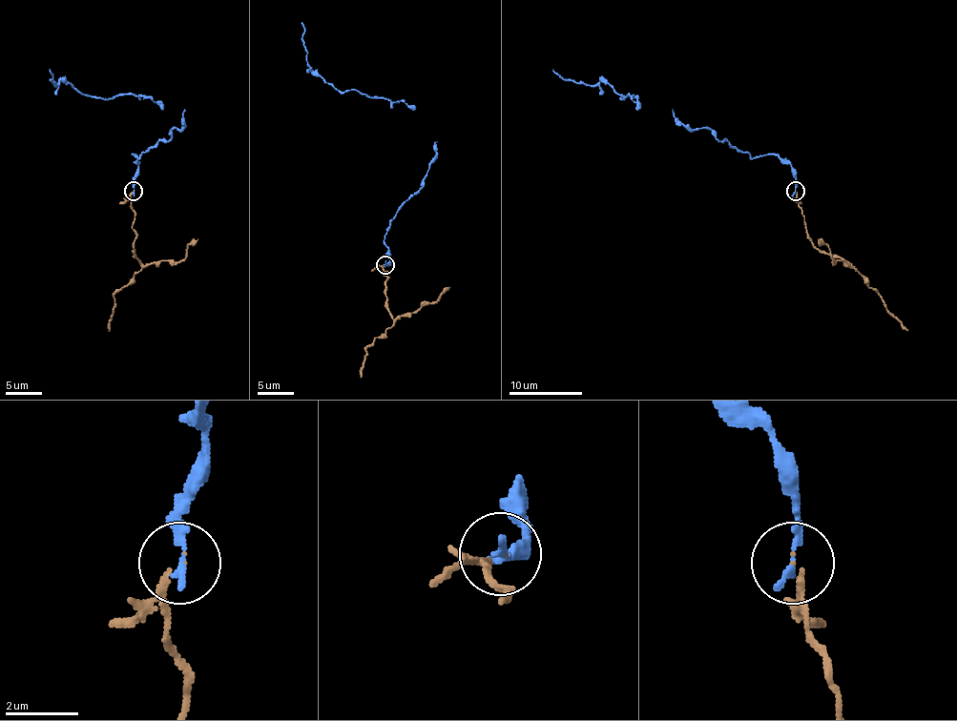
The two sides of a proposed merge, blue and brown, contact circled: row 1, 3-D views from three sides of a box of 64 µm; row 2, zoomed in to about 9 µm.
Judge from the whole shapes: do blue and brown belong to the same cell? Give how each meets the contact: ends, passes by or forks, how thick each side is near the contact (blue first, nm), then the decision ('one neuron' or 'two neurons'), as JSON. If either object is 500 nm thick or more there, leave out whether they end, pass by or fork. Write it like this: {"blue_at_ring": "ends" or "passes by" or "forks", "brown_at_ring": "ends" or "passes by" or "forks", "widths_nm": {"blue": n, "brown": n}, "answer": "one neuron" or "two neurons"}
{"blue_at_ring": "ends", "brown_at_ring": "ends", "widths_nm": {"blue": 200, "brown": 120}, "answer": "one neuron"}

